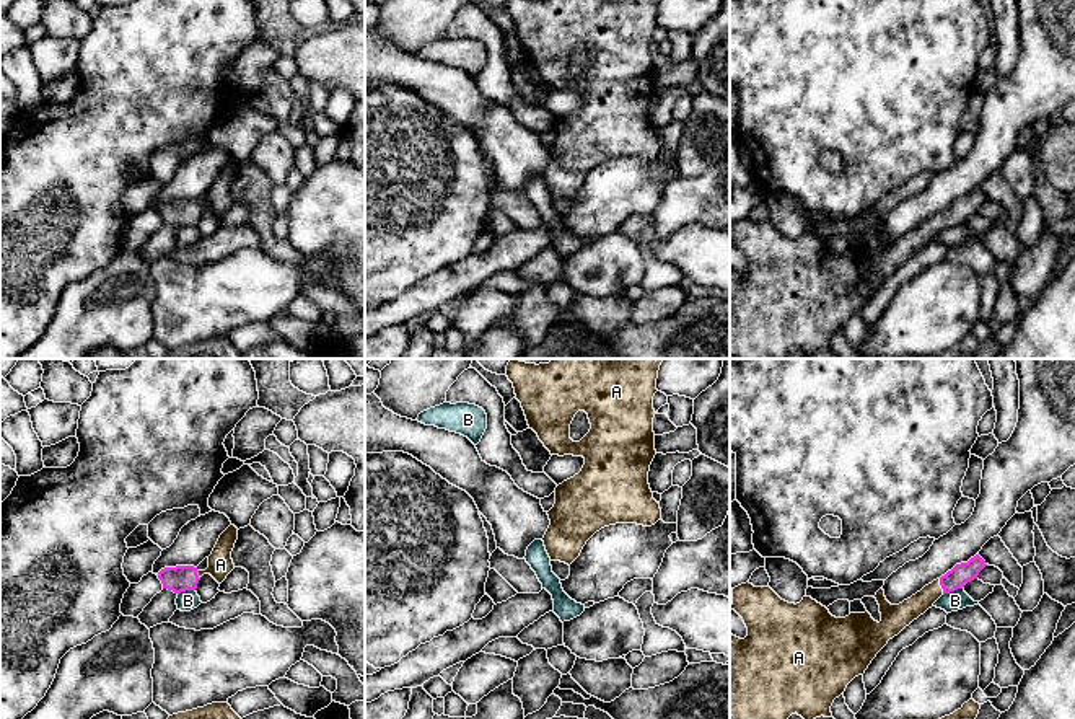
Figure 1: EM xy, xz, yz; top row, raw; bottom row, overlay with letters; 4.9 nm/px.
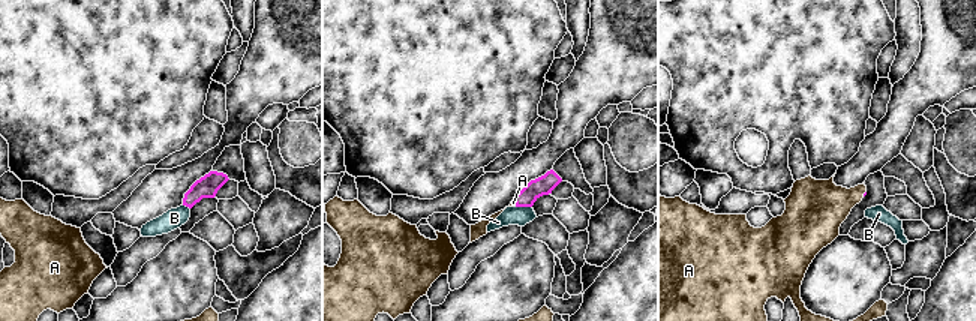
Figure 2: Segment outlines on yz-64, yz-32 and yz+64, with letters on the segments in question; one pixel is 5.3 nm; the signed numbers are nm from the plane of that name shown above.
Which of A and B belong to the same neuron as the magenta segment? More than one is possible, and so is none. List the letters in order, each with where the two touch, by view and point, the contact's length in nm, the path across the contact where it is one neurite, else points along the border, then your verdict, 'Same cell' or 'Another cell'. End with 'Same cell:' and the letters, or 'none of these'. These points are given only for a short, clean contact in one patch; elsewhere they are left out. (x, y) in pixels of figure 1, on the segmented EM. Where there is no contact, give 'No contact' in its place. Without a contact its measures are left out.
A: Touches magenta at yz (942, 587). Shared border 80 nm. Path across: yz (960, 574), (942, 587), (901, 615). Same cell
B: Touches magenta at yz (952, 591). Shared border 100 nm. Boundary: yz (961, 587), (943, 595). Another cell
Same cell: A

